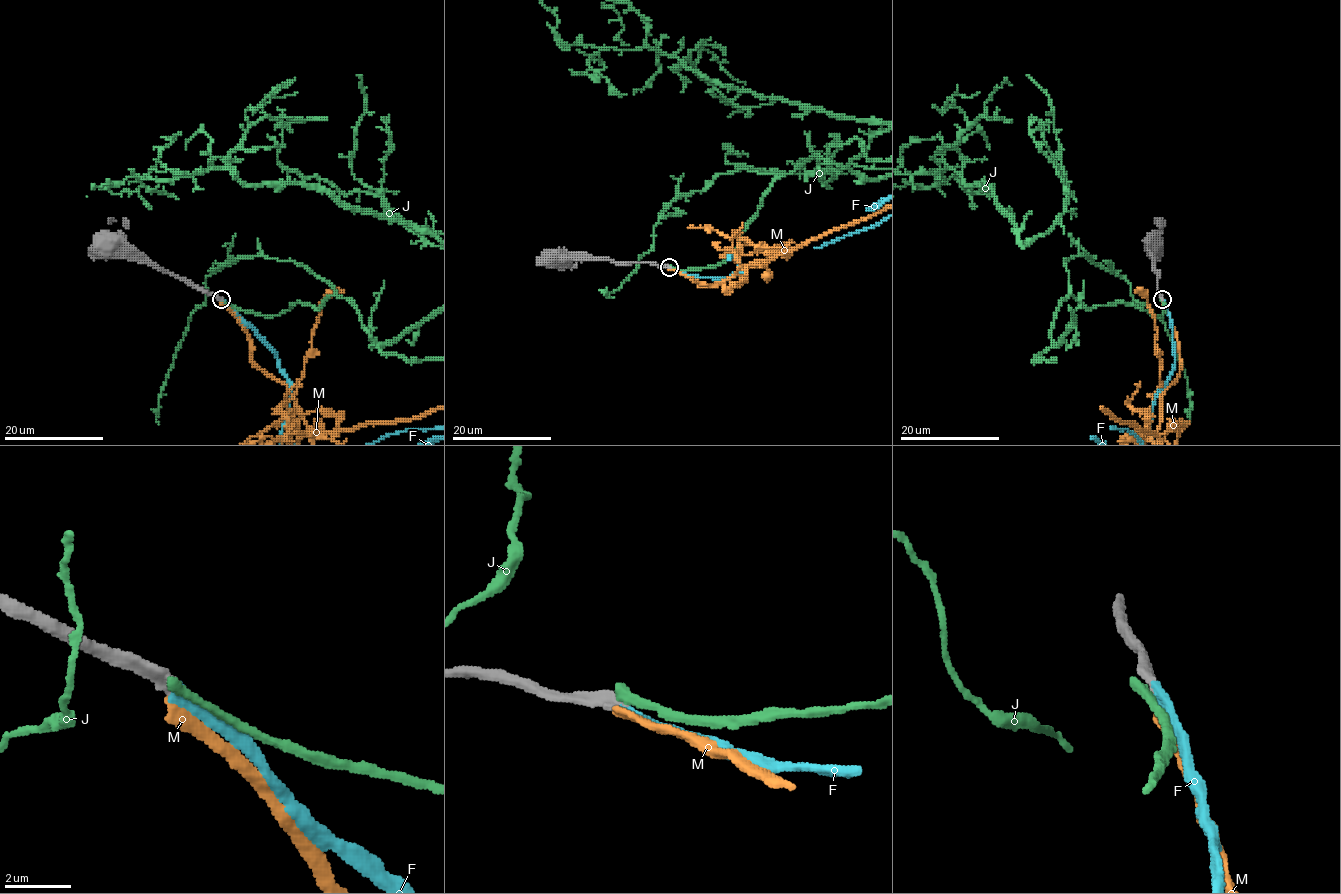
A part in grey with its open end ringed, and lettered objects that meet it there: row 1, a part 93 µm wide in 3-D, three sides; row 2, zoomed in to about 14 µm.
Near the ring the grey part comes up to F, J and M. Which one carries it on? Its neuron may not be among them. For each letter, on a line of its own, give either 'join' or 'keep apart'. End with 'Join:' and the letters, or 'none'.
F: join
J: keep apart
M: keep apart
Join: F

